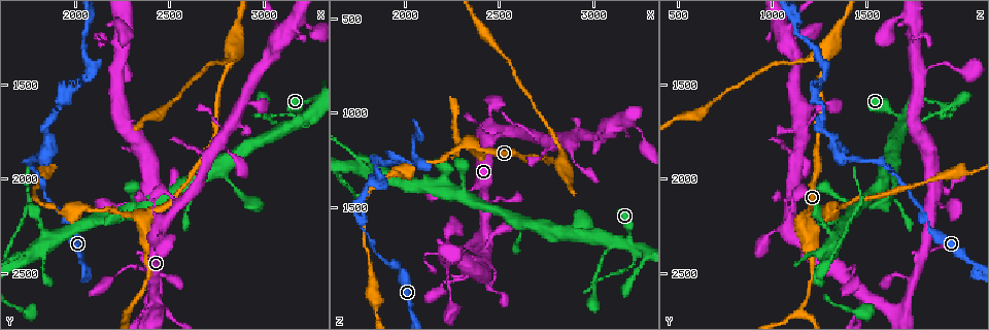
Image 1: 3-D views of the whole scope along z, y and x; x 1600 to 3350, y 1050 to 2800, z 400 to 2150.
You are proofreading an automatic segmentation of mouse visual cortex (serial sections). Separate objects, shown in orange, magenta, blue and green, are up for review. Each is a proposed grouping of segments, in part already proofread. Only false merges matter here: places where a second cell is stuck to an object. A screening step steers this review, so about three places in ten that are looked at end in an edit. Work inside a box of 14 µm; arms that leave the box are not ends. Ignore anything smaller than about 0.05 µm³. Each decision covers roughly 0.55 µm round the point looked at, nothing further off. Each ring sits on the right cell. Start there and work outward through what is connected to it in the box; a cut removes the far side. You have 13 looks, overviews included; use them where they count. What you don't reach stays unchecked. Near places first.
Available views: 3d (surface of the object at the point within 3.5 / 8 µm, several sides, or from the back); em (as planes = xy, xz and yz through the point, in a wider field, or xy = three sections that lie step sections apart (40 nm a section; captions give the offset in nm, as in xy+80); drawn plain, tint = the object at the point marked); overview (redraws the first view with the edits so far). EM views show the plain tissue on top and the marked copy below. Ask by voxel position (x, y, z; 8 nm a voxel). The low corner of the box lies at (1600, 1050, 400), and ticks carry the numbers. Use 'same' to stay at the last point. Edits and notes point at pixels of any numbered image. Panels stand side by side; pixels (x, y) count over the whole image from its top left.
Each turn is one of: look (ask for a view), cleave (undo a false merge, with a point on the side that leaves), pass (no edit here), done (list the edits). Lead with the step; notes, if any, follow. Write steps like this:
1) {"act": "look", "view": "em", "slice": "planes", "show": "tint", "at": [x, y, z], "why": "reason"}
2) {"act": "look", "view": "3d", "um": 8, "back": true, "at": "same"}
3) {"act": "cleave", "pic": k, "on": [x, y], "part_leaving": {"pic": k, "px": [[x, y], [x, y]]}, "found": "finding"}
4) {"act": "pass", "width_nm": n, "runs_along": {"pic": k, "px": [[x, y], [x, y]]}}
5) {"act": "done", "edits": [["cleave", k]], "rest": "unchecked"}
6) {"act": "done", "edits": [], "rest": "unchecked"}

{"act": "look", "view": "3d", "um": 8, "at": [2380, 2210, 1180], "why": "thin arm on a thick one"}

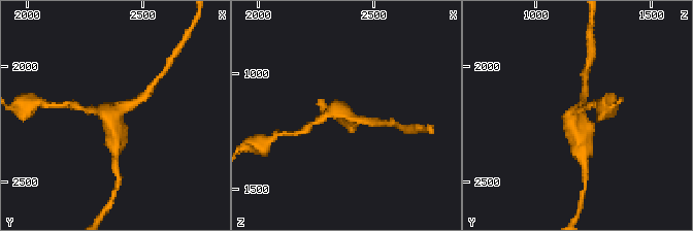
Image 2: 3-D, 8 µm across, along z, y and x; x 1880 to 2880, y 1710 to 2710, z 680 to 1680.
{"act": "look", "view": "3d", "um": 3.5, "at": [2380, 2200, 1170], "why": "zoom in"}

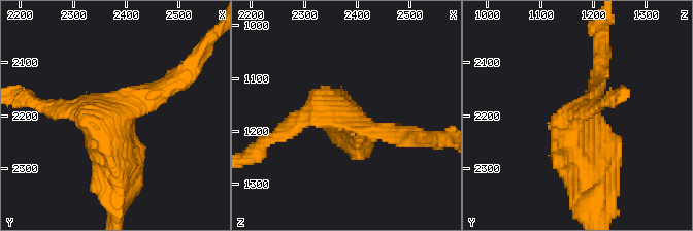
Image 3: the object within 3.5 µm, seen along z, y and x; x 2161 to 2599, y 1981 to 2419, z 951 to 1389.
{"act": "look", "view": "em", "slice": "xy", "step": 2, "show": "tint", "at": [2380, 2205, 1180]}

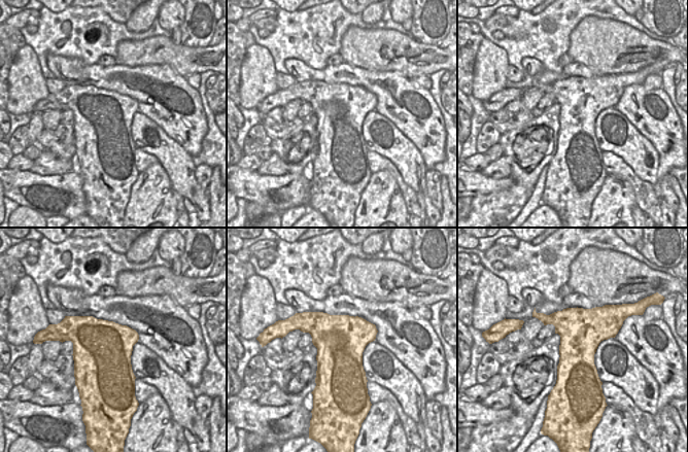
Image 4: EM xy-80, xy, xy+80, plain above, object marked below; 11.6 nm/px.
{"act": "pass", "runs_along": {"pic": 3, "px": [[173, 83], [120, 118], [57, 108]]}, "found": "one cell here"}

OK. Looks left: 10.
{"act": "look", "view": "3d", "um": 3.5, "at": [2770, 1710, 1200], "why": "sudden change in width"}

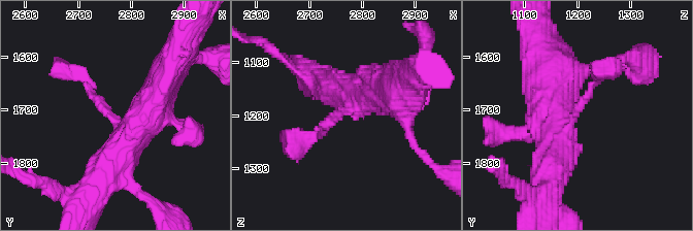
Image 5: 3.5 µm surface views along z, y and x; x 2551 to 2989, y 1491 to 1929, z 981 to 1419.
{"act": "pass", "runs_along": {"pic": 5, "px": [[550, 170], [557, 135], [602, 72]]}, "found": "all the same cell"}

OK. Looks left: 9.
{"act": "look", "view": "3d", "um": 3.5, "at": [1870, 1860, 1340], "why": "abrupt turn"}

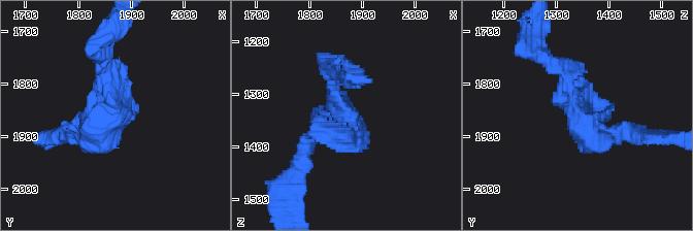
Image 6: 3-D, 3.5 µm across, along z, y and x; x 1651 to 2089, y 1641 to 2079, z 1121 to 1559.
{"act": "look", "view": "em", "slice": "xy", "step": 2, "show": "tint", "at": [1860, 1860, 1345], "why": "need the tissue"}

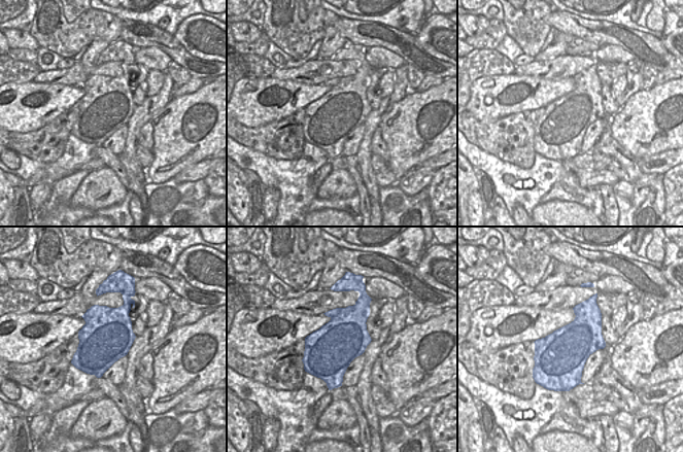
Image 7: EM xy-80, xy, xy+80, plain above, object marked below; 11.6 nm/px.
{"act": "pass", "width_nm": 550, "runs_along": {"pic": 6, "px": [[623, 132], [584, 126], [547, 60]]}, "found": "one cell here"}

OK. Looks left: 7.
{"act": "look", "view": "em", "slice": "xy", "step": 5, "show": "tint", "at": [2040, 1500, 1250], "why": "a narrow waist"}

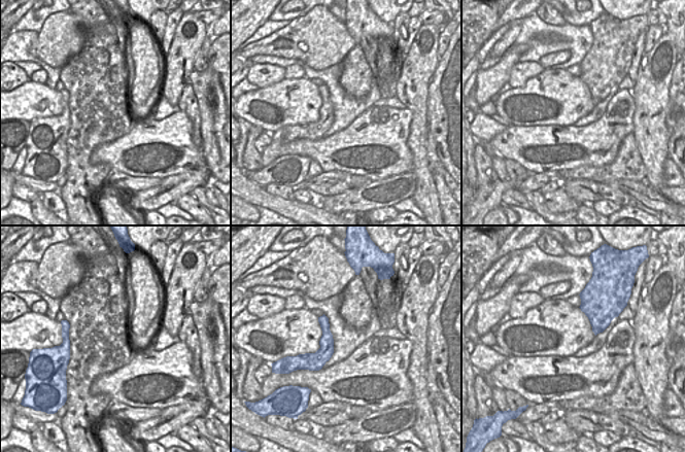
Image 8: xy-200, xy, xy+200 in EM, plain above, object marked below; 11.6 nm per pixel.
{"act": "look", "view": "3d", "um": 3.5, "at": "same", "why": "see where the arms go"}

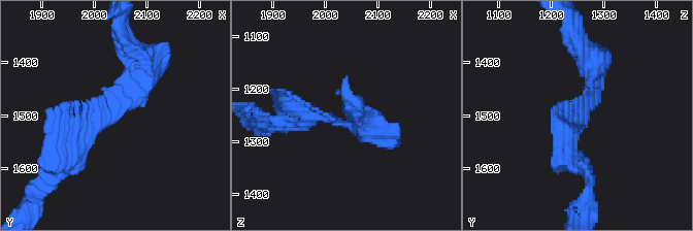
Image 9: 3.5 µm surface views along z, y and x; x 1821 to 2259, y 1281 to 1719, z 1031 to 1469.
{"act": "pass", "arm_widths_nm": [300, 300], "runs_along": {"pic": 8, "px": [[323, 318], [326, 351], [311, 368]]}, "found": "continuous, no second cell"}

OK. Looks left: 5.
{"act": "look", "view": "3d", "um": 8, "at": [2070, 1170, 1110], "why": "arms run side by side"}

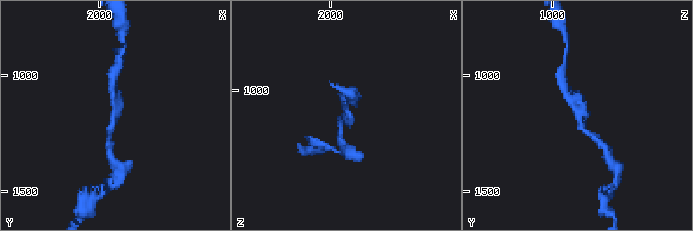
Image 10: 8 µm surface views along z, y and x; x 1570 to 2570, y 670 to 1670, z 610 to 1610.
{"act": "look", "view": "em", "slice": "xy", "step": 5, "show": "tint", "at": [2070, 1160, 1110], "why": "need the tissue"}

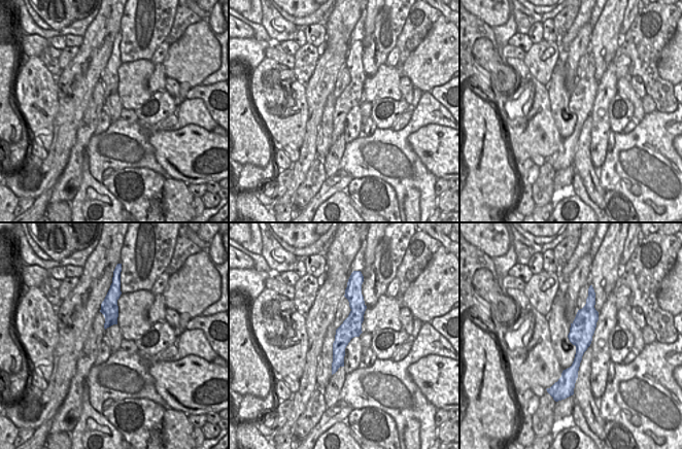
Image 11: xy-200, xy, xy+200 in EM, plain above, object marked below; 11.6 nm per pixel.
{"act": "pass", "arm_widths_nm": [200, 200, 200], "runs_along": {"pic": 11, "px": [[590, 300], [570, 379]]}, "found": "all the same cell"}

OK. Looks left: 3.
{"act": "done", "edits": [], "rest": "unchecked"}

